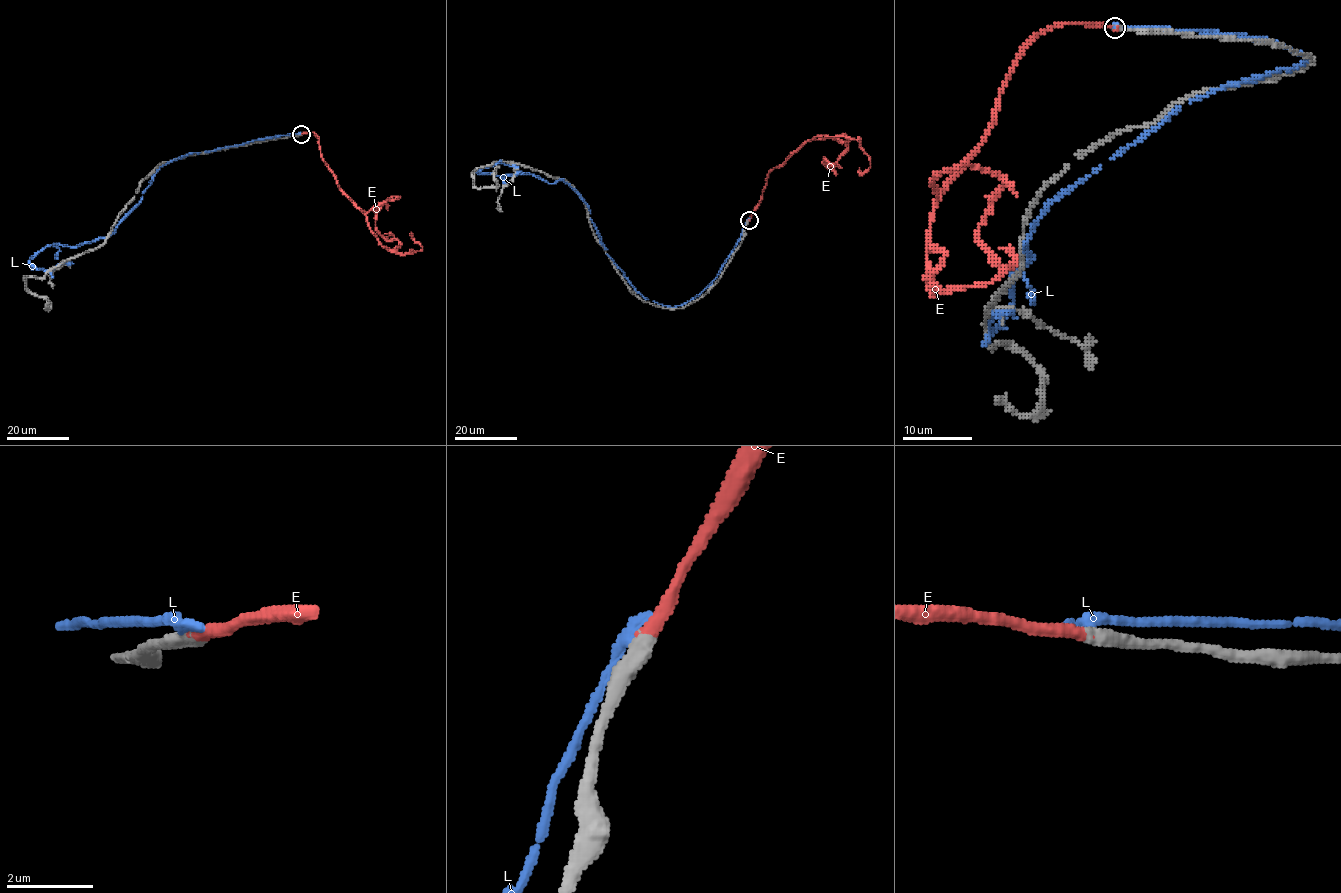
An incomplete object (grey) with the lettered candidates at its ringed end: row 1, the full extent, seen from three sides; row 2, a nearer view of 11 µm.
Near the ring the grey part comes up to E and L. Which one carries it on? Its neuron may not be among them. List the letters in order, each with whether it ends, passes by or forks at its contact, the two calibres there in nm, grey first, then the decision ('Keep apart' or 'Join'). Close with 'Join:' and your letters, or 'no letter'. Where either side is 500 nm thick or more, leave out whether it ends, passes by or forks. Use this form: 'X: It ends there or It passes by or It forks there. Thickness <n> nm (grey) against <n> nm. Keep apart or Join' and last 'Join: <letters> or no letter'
E: It ends there. Thickness 420 nm (grey) against 320 nm. Join
L: It ends there. Thickness 440 nm (grey) against 320 nm. Keep apart
Join: E

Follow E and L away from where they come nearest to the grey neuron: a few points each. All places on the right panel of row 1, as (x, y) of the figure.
E: (1116, 27), (1043, 29), (938, 199), (934, 178), (974, 166), (1003, 183), (977, 240), (998, 263)
L: (1116, 27), (1256, 36), (1306, 57), (1192, 98), (1062, 190), (989, 328), (995, 313), (1015, 318)

